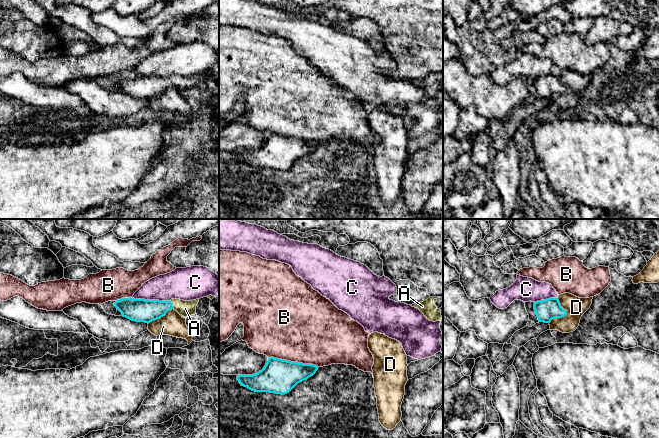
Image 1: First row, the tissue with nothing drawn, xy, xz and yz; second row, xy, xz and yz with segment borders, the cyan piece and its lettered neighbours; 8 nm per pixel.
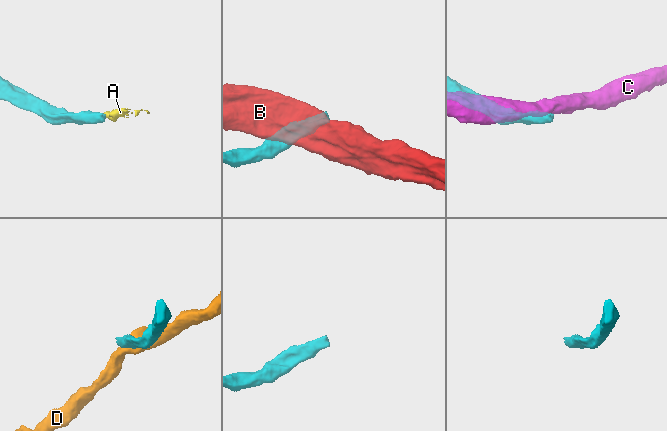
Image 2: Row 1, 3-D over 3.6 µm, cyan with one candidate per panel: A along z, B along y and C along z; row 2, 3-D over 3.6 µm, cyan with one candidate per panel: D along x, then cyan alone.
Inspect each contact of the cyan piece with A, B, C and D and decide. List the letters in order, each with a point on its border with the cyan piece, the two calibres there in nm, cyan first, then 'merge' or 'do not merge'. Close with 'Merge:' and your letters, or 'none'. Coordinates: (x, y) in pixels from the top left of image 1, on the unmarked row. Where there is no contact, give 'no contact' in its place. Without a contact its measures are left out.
A: contact xy (172, 80); calibres 180 and 130 nm; merge
B: contact xz (293, 138); calibres 280 and 480 nm; do not merge
C: contact xy (150, 76); calibres 190 and 220 nm; do not merge
D: contact yz (565, 91); calibres 170 and 160 nm; do not merge
Merge: A

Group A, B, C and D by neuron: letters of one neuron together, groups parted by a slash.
A / B / C / D

